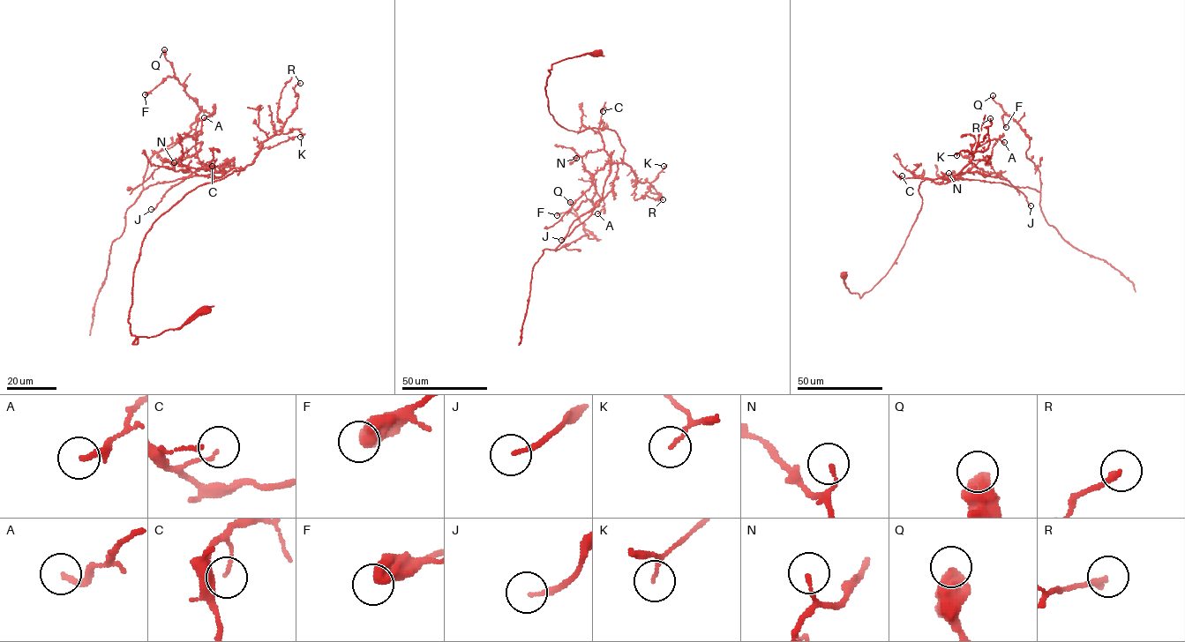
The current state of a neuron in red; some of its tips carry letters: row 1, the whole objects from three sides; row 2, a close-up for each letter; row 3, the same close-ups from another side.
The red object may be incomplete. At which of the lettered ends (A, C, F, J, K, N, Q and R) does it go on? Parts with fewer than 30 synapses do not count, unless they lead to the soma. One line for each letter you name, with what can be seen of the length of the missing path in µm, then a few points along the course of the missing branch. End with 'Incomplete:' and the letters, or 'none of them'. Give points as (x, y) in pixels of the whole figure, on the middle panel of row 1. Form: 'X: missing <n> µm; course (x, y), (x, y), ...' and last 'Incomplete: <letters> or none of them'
Incomplete: none of them

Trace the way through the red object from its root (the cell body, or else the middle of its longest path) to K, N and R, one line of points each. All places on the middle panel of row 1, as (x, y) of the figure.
K: (597, 53), (552, 64), (545, 87), (549, 112), (569, 130), (613, 130), (638, 182), (653, 182), (663, 166)
N: (597, 53), (552, 64), (549, 112), (569, 130), (613, 130), (624, 160), (612, 162), (602, 149), (576, 158)
R: (597, 53), (552, 64), (545, 87), (549, 112), (569, 130), (613, 130), (625, 150), (623, 161), (663, 199)

